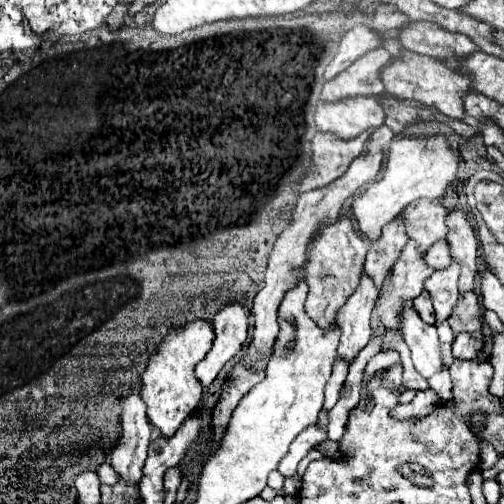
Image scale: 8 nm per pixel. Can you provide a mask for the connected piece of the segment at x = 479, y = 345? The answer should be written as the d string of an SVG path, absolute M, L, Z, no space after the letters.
M460 333L452 345L456 359L476 359L484 351L484 335L478 333Z

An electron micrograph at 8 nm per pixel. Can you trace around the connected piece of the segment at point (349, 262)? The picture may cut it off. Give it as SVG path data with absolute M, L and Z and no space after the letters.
M340 217L334 225L324 227L320 237L316 237L310 243L310 261L306 265L306 283L310 287L308 299L306 299L306 313L310 319L314 319L324 331L334 327L338 307L346 303L346 297L354 293L354 287L358 287L362 271L364 271L364 257L368 251L368 243L354 231L354 225L348 217Z

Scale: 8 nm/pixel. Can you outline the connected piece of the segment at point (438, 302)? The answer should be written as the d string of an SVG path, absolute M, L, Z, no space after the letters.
M452 263L448 269L434 271L424 283L424 289L432 297L432 305L436 309L438 321L448 319L450 311L458 301L458 275L460 275L460 267Z

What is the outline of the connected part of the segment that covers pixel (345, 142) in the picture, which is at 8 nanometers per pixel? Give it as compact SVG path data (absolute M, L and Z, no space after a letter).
M374 129L364 131L354 139L338 139L338 135L318 133L314 137L314 159L312 171L298 183L298 191L310 191L324 187L346 173L346 167L364 151L364 143L370 139Z

